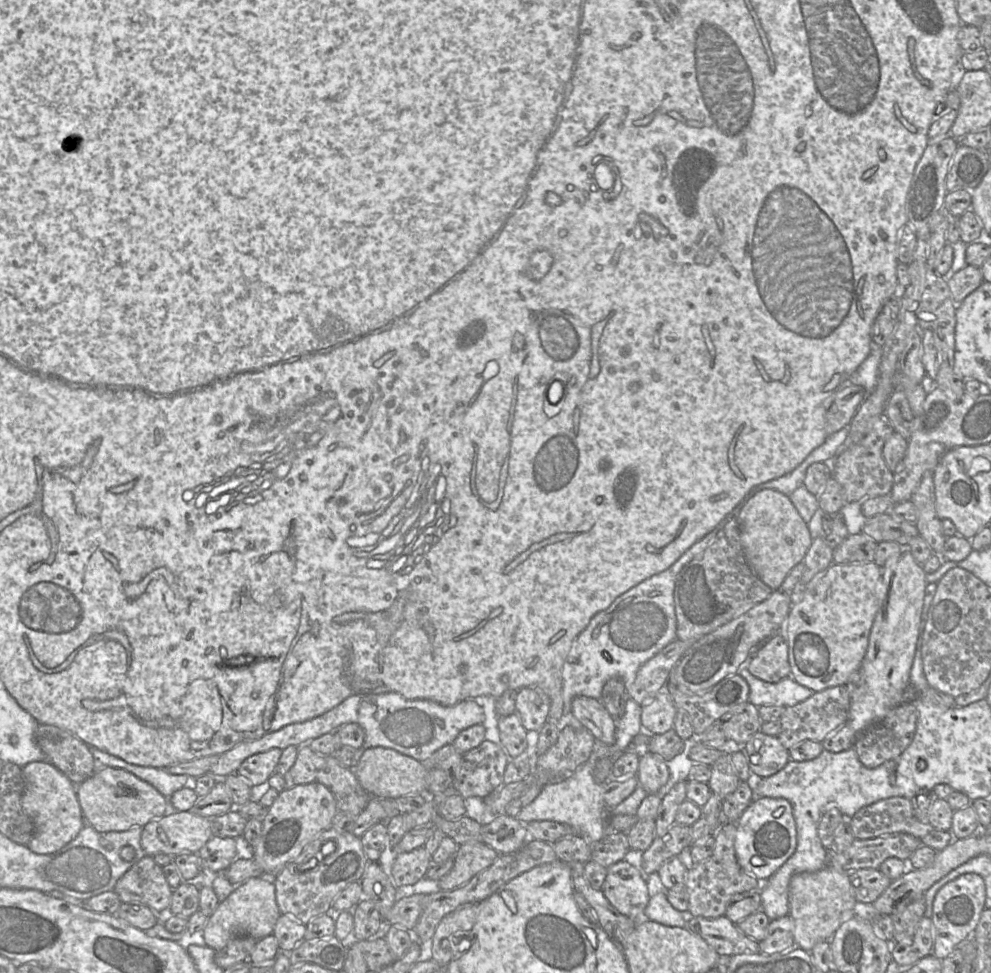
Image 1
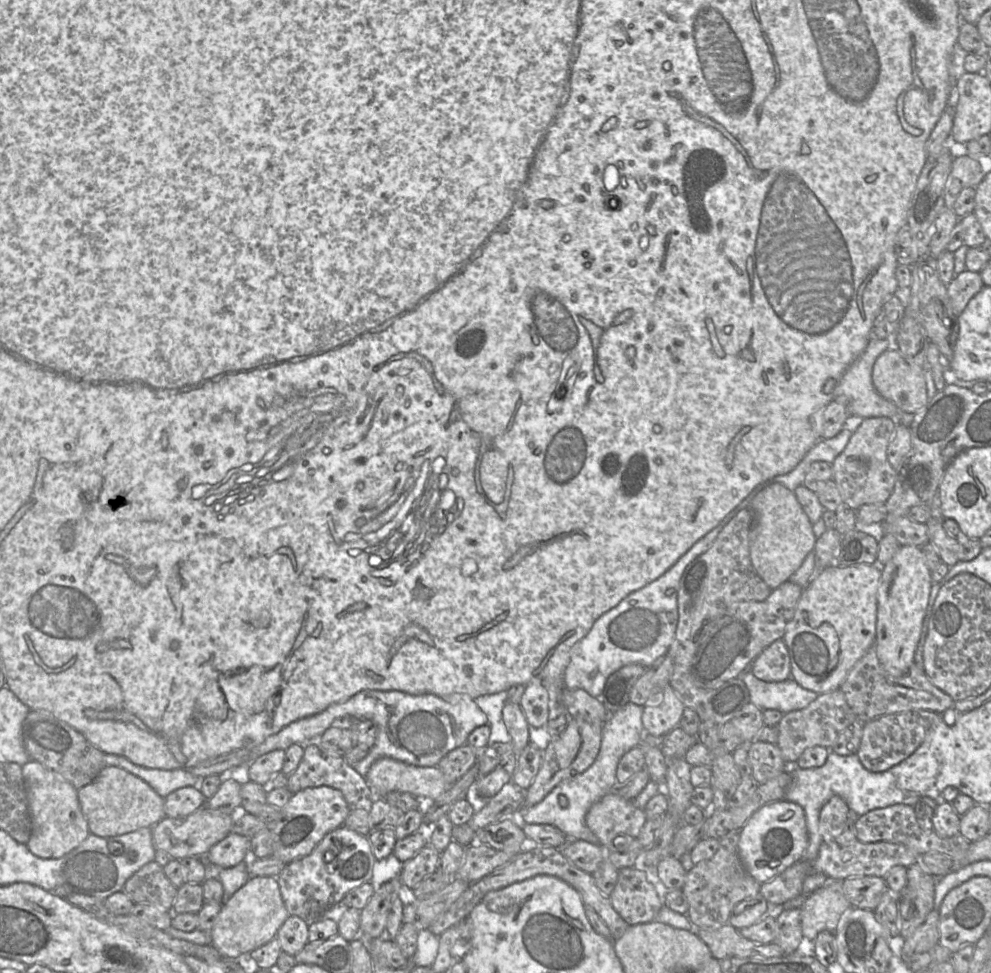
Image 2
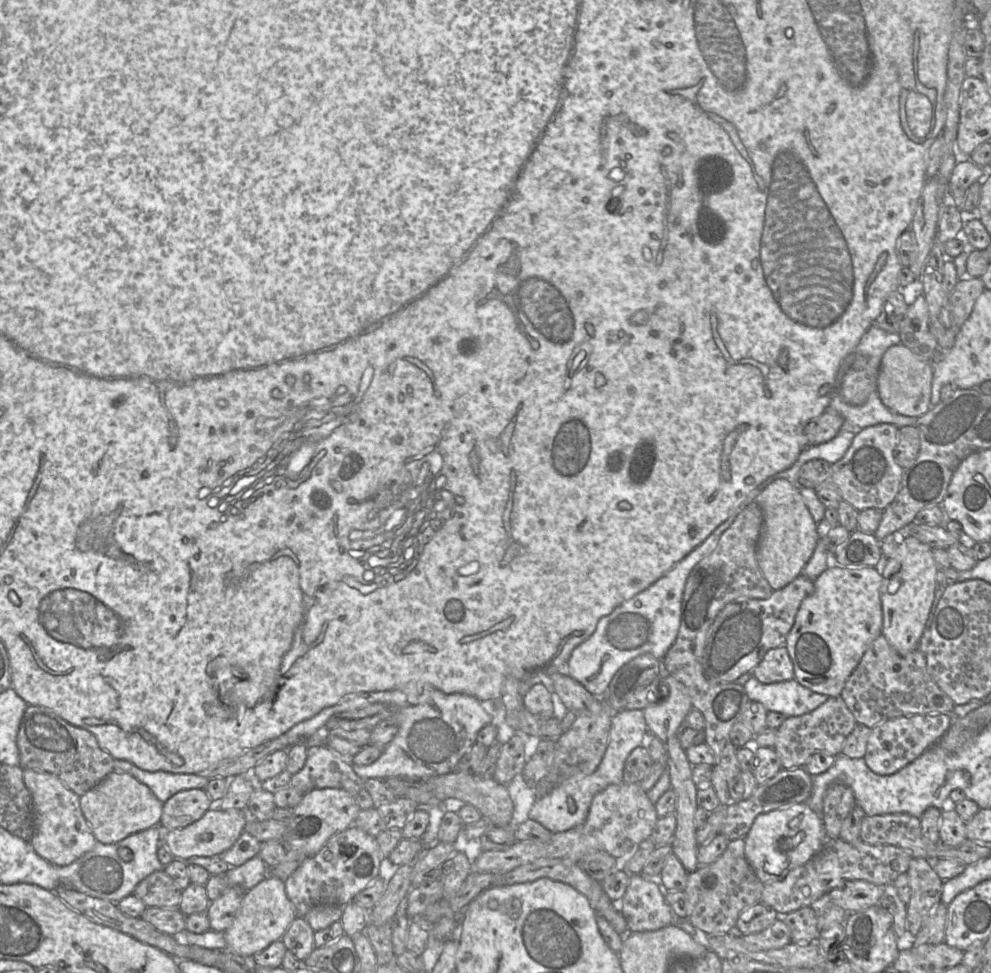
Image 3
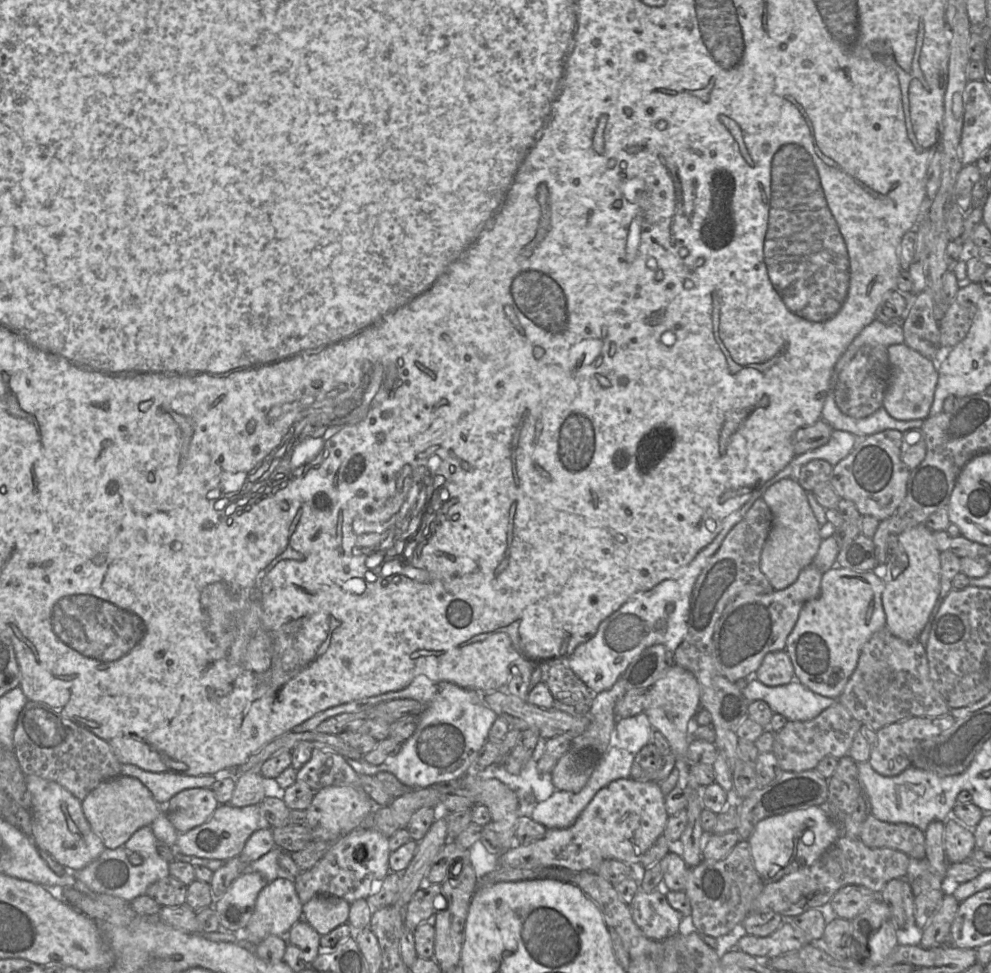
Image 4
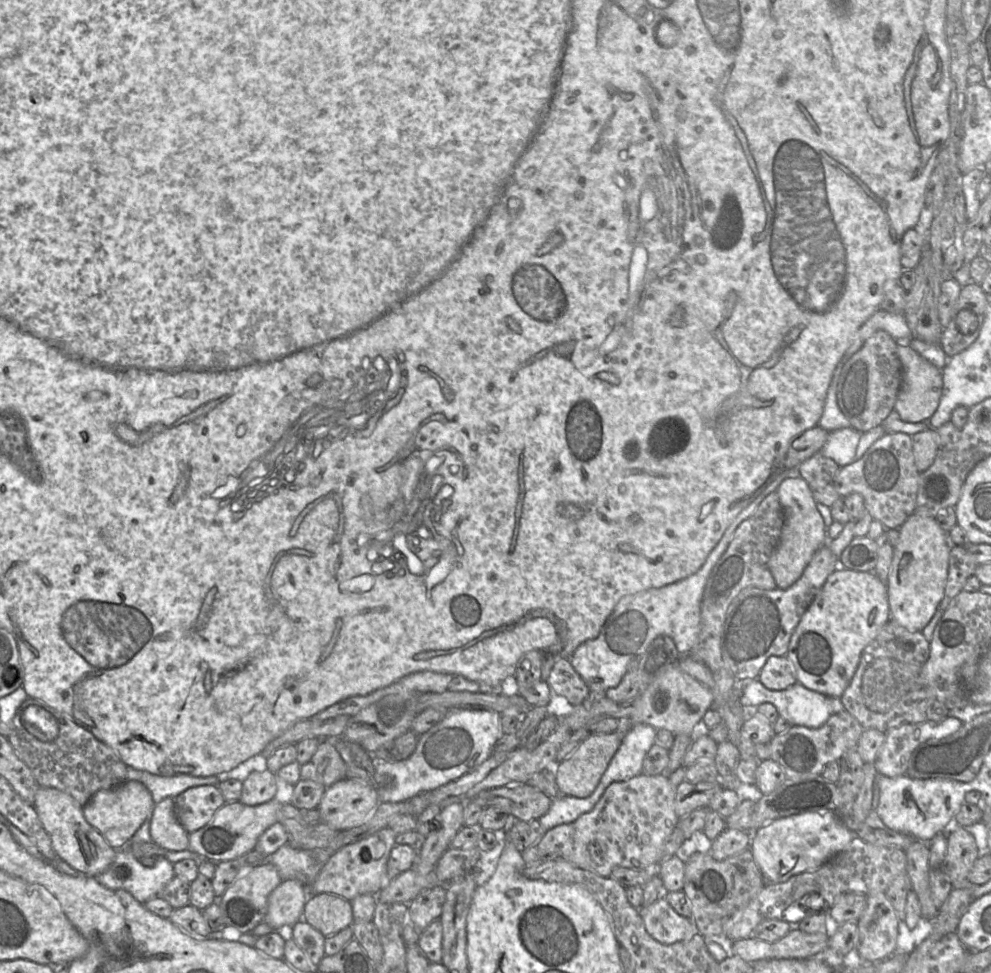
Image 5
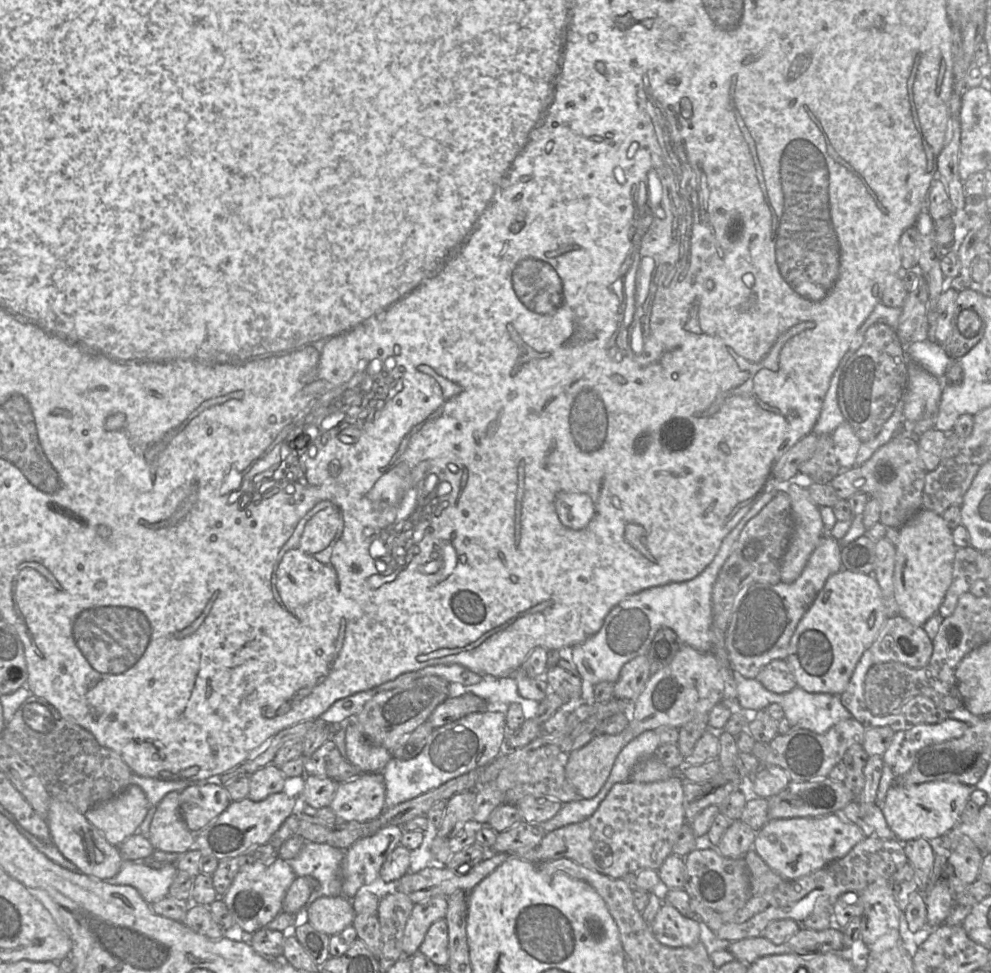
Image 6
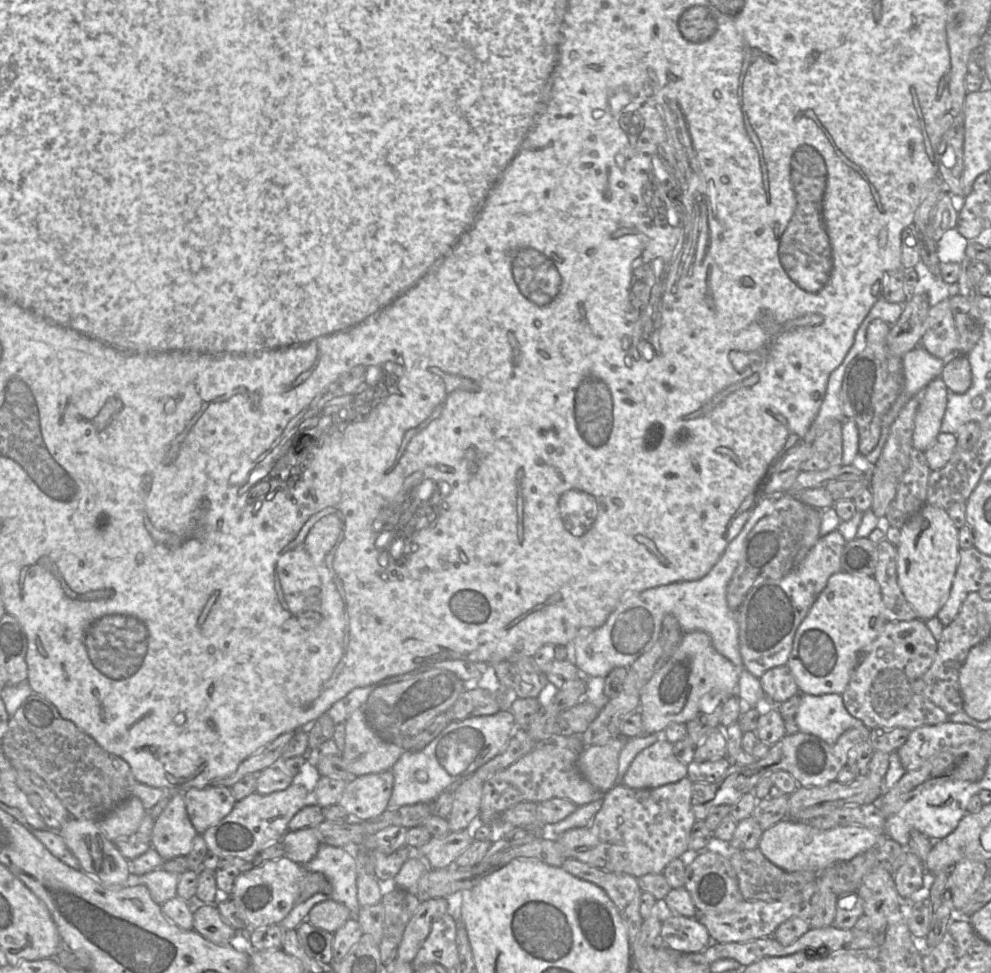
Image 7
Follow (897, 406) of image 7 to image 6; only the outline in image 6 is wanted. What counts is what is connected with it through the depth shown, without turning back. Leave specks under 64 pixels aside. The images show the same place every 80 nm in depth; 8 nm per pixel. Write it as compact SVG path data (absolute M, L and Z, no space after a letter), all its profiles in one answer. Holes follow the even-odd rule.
M929 340L913 342L904 349L906 349L906 355L911 360L938 379L944 378L945 371L952 361L942 345Z

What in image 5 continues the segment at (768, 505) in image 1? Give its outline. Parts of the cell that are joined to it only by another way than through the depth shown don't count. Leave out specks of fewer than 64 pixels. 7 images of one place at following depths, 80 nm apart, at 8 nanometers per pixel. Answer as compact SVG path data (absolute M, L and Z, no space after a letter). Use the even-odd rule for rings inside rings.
M800 476L782 481L776 493L784 511L784 525L779 543L768 561L777 588L787 589L802 575L813 555L827 543L827 529L816 507L811 488Z

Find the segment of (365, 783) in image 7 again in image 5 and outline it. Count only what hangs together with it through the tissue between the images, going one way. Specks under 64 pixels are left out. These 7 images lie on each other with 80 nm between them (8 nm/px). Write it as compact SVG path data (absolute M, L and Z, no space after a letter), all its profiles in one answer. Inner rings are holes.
M344 779L326 788L317 809L322 822L342 831L363 824L379 803L376 787Z

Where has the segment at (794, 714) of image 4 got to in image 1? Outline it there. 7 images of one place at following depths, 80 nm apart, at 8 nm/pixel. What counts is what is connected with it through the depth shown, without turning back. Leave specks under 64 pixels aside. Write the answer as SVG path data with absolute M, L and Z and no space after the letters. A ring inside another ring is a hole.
M742 665L737 673L748 683L748 701L756 707L765 705L795 706L814 694L813 690L798 684L791 677L786 677L778 683L768 683L754 677Z

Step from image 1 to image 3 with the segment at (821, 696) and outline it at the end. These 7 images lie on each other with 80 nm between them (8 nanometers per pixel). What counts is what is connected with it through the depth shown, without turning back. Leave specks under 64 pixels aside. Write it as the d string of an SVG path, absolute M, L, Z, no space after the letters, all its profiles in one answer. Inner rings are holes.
M841 696L829 697L826 702L807 714L786 717L776 730L776 741L773 748L783 768L804 767L816 753L823 752L833 756L842 755L843 744L856 724L853 714Z

